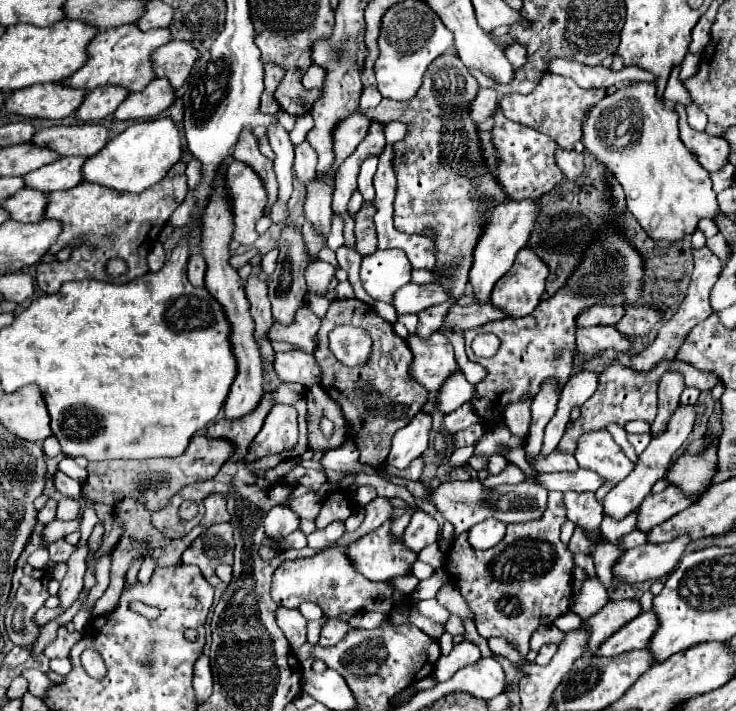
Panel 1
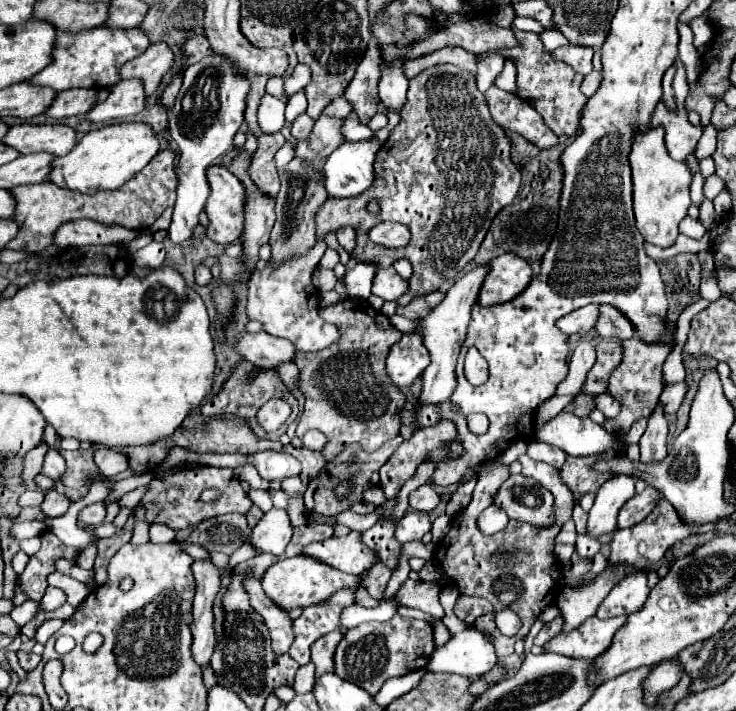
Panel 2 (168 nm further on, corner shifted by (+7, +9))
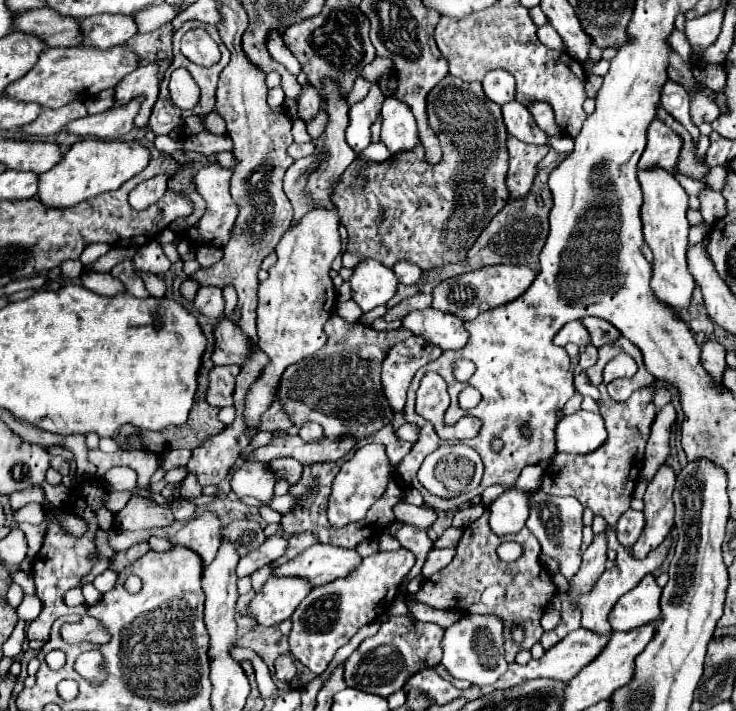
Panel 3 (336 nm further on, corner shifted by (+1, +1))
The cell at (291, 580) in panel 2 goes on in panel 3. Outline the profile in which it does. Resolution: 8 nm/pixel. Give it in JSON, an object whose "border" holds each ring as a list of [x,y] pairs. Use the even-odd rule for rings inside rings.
{"border":[[[270,577],[248,603],[248,615],[260,627],[278,625],[294,613],[310,589],[312,587],[298,577]]]}

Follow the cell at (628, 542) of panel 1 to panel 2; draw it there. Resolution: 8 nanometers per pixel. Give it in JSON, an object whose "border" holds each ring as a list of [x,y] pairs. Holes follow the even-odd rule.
{"border":[[[608,533],[606,537],[588,537],[588,535],[580,535],[576,540],[578,557],[588,557],[588,559],[592,559],[596,553],[600,553],[600,549],[602,549],[604,545],[608,545],[608,541],[612,541],[612,533]]]}

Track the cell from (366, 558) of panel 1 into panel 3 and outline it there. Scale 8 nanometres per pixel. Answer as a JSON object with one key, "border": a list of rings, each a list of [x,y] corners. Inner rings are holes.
{"border":[[[316,543],[302,553],[298,553],[292,561],[282,563],[274,569],[274,577],[302,577],[312,587],[334,581],[336,577],[346,577],[350,569],[354,569],[362,557],[356,549],[344,549],[334,545]]]}

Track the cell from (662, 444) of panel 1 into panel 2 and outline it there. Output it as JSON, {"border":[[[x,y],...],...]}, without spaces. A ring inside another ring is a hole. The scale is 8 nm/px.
{"border":[[[626,475],[610,477],[596,493],[596,501],[588,513],[588,535],[598,537],[616,527],[616,517],[622,505],[634,497],[634,479]]]}

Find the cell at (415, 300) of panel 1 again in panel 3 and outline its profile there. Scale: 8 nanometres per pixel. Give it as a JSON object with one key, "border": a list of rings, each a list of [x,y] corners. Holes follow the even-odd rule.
{"border":[[[364,259],[352,269],[352,277],[348,279],[354,289],[352,299],[366,313],[378,305],[386,305],[396,293],[398,279],[392,269],[384,267],[374,259]]]}

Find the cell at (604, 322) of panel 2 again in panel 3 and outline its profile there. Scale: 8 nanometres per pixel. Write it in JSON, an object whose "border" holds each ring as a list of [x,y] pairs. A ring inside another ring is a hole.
{"border":[[[586,317],[586,319],[582,319],[582,325],[588,329],[592,345],[596,345],[596,347],[616,341],[616,337],[620,335],[620,331],[614,329],[614,325],[610,325],[608,321],[602,321],[598,317]]]}

